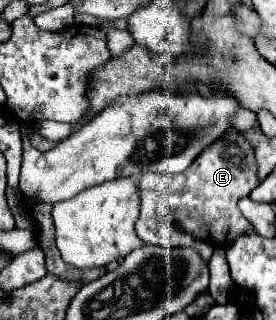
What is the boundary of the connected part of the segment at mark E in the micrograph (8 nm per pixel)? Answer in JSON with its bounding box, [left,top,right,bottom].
[140,130,259,248]

